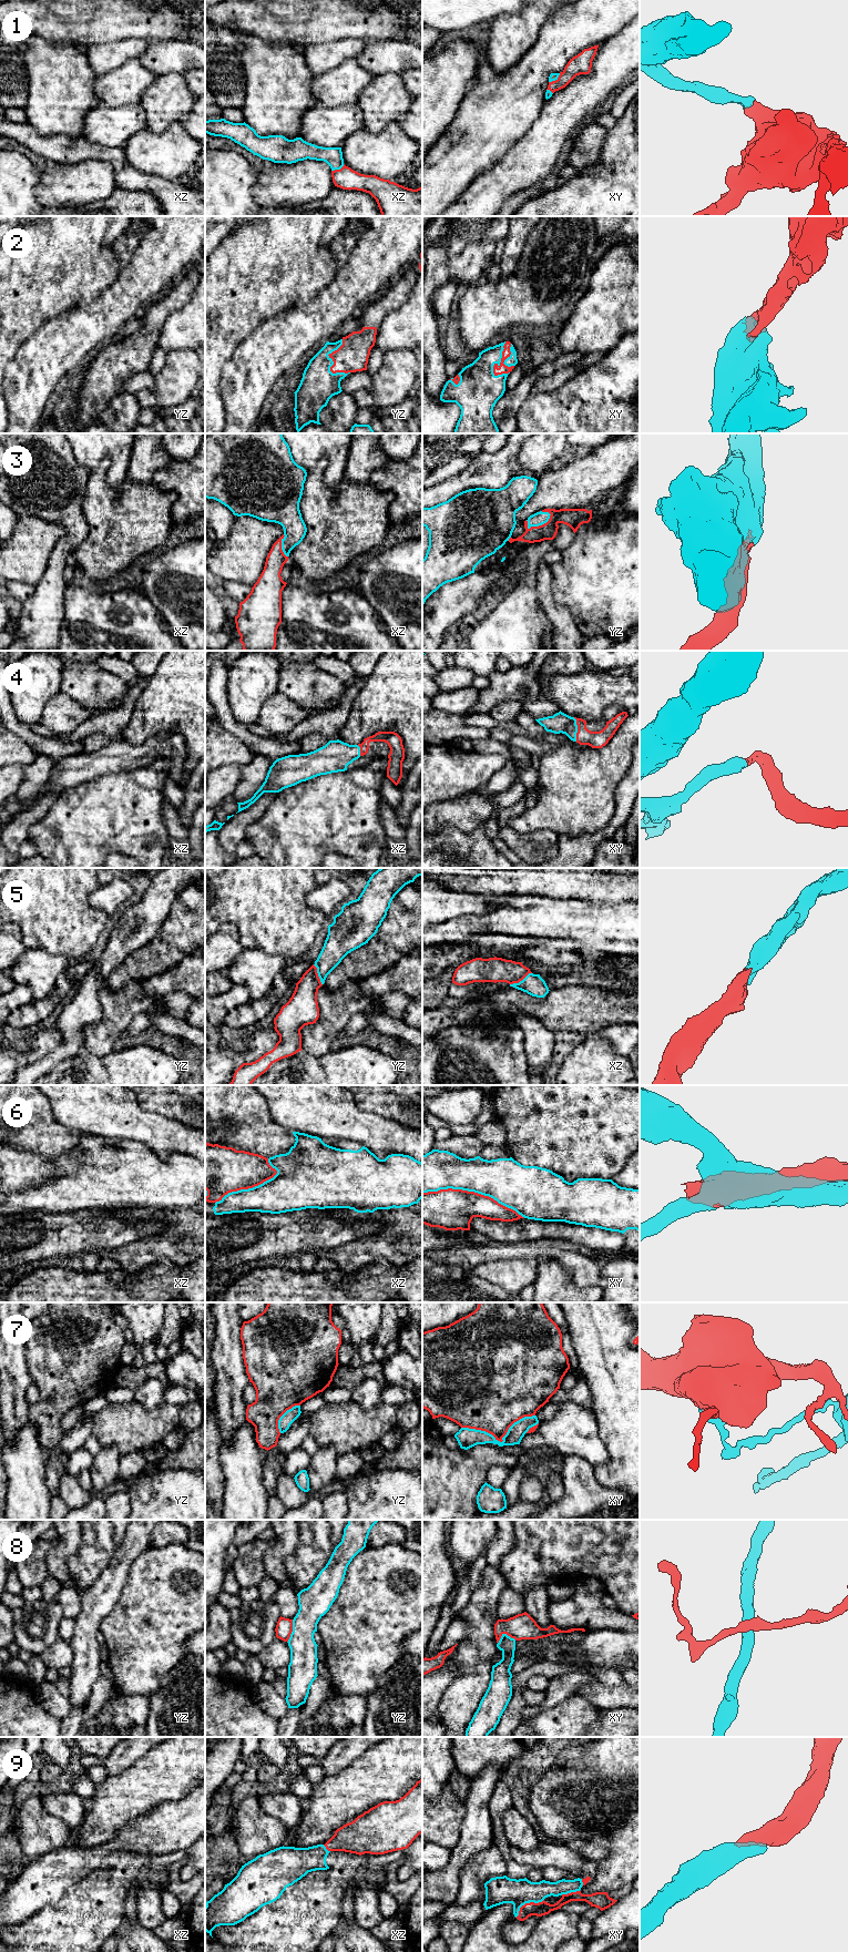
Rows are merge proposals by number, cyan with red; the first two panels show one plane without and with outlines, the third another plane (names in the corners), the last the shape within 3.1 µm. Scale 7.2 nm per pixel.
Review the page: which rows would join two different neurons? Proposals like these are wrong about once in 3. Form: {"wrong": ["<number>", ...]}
{"wrong": ["6", "7", "8"]}

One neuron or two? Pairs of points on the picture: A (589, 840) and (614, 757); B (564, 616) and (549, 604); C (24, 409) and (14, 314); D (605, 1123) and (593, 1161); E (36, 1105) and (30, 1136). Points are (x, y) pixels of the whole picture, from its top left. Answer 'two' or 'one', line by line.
A: two
B: one
C: two
D: one
E: one

